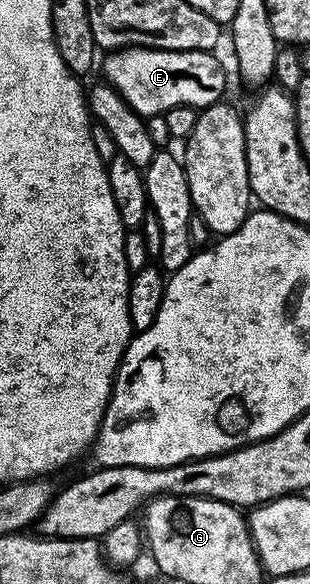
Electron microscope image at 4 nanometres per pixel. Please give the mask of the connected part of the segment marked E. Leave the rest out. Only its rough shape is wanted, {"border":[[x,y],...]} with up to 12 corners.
{"border":[[129,47],[103,78],[141,117],[225,98],[213,52]]}

